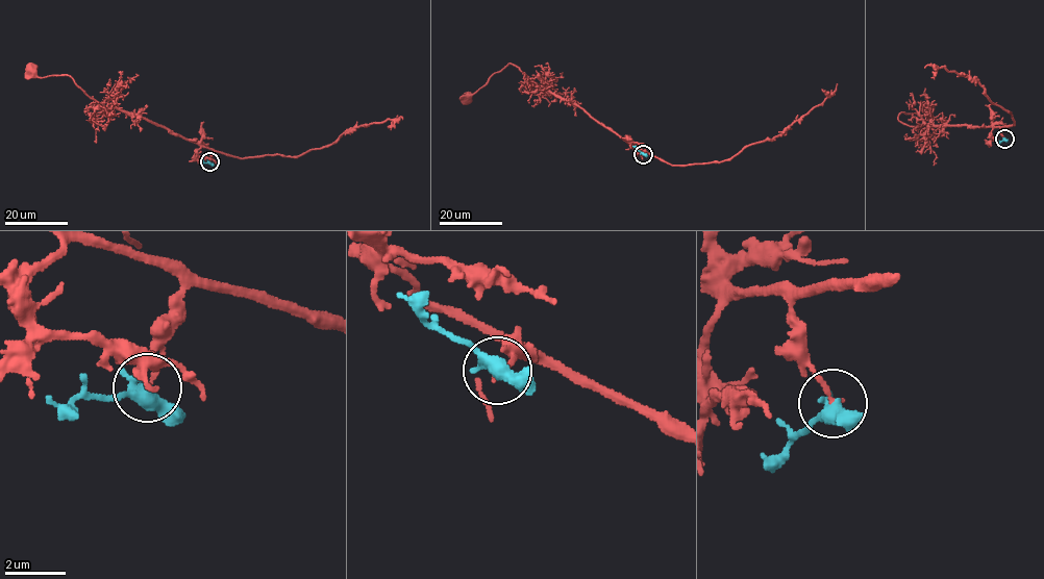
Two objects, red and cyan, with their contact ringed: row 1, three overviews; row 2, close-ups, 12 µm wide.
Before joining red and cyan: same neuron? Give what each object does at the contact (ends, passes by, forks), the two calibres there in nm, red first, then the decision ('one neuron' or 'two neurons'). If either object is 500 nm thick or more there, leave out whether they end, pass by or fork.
red ends | cyan passes by | 160/420 nm | two neurons

